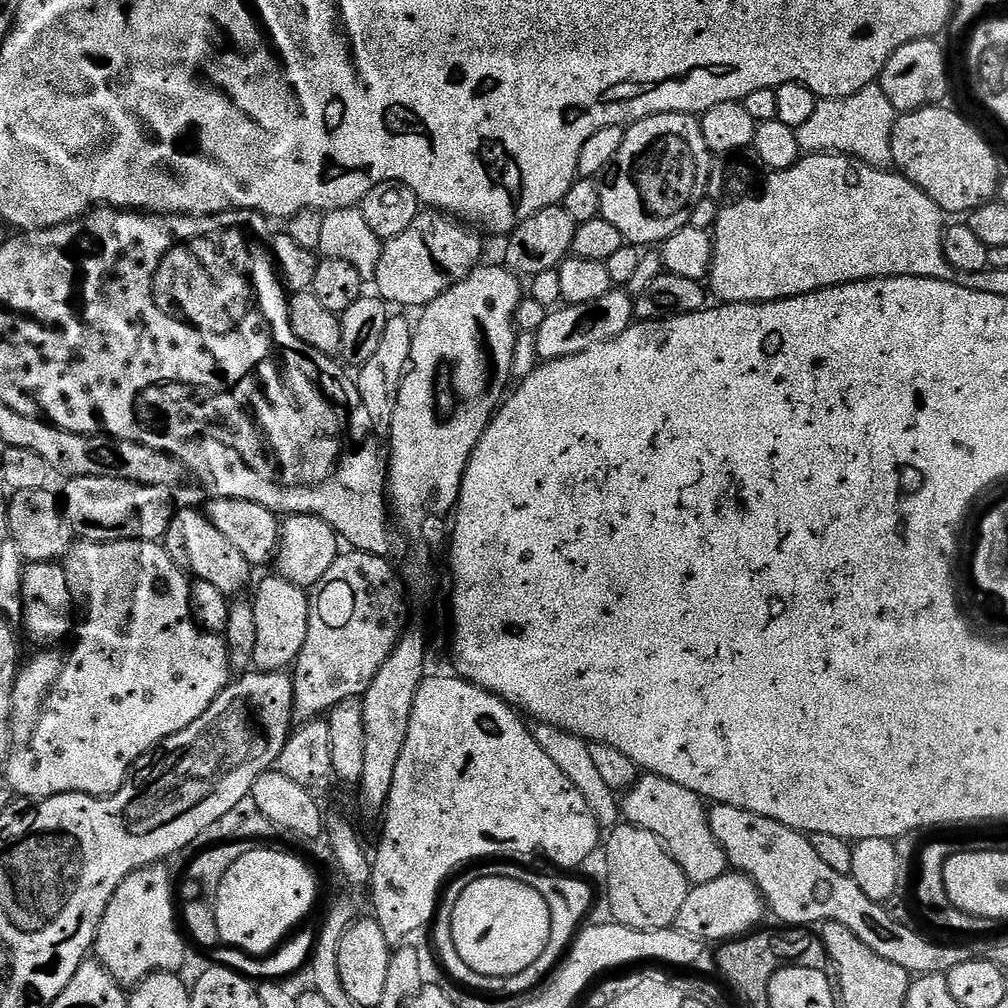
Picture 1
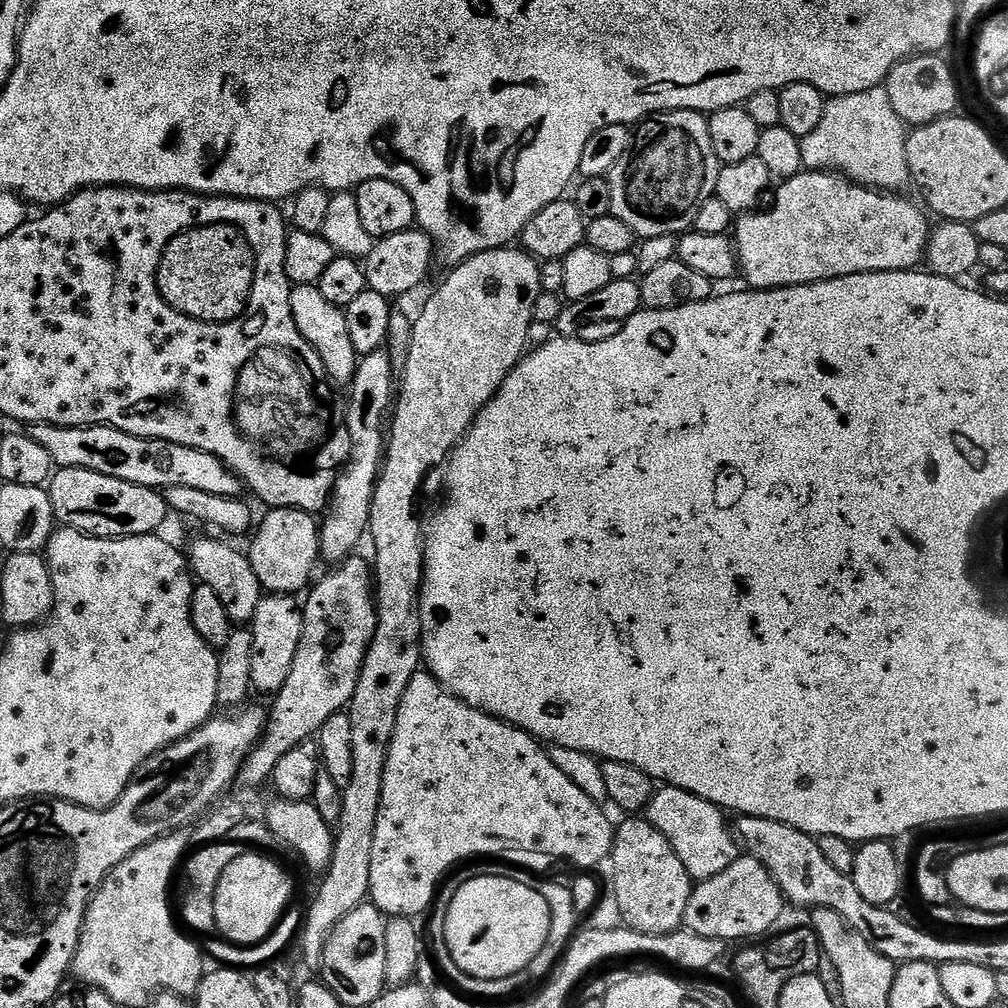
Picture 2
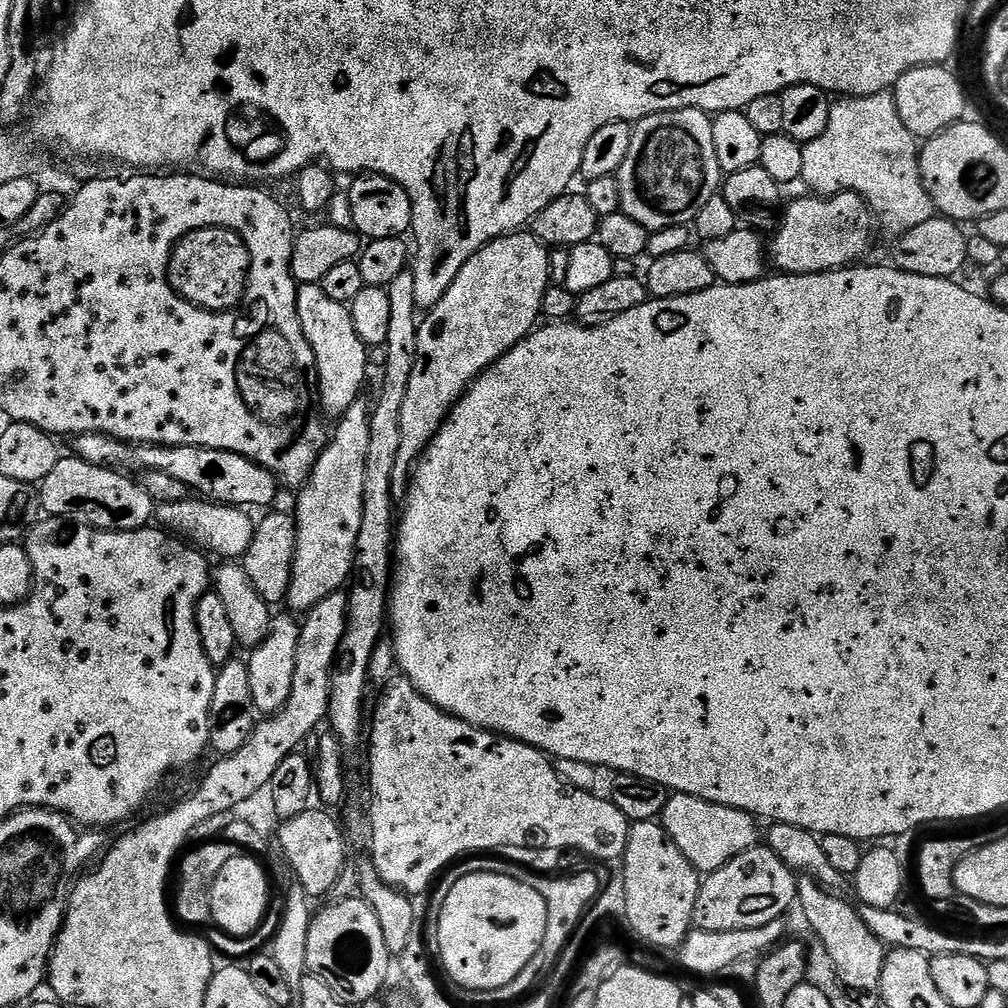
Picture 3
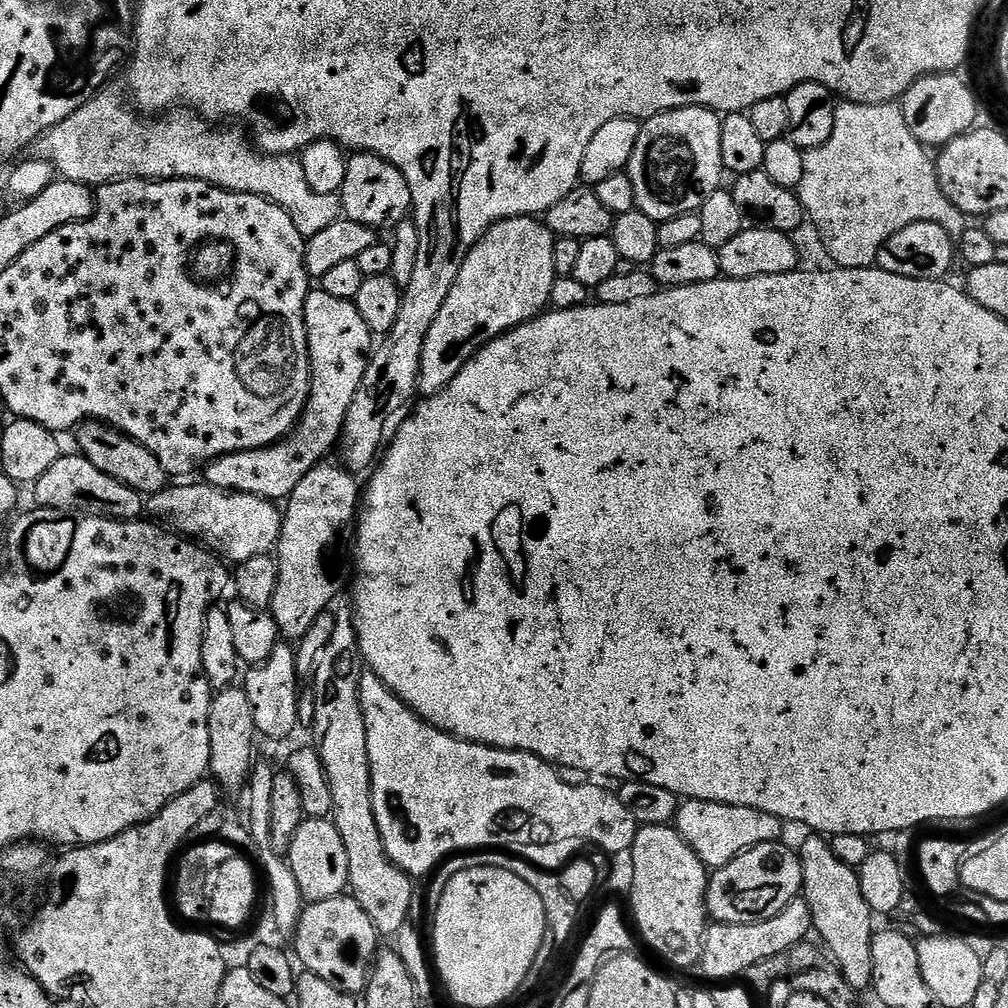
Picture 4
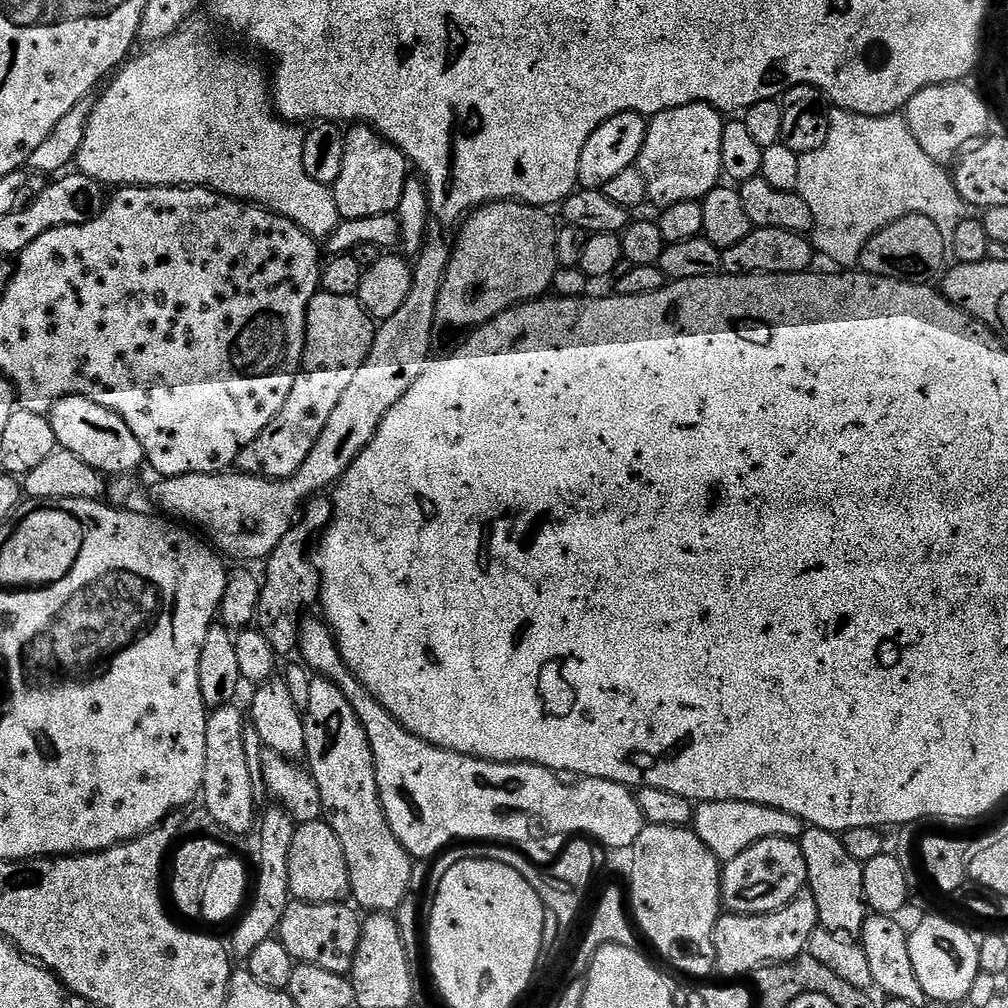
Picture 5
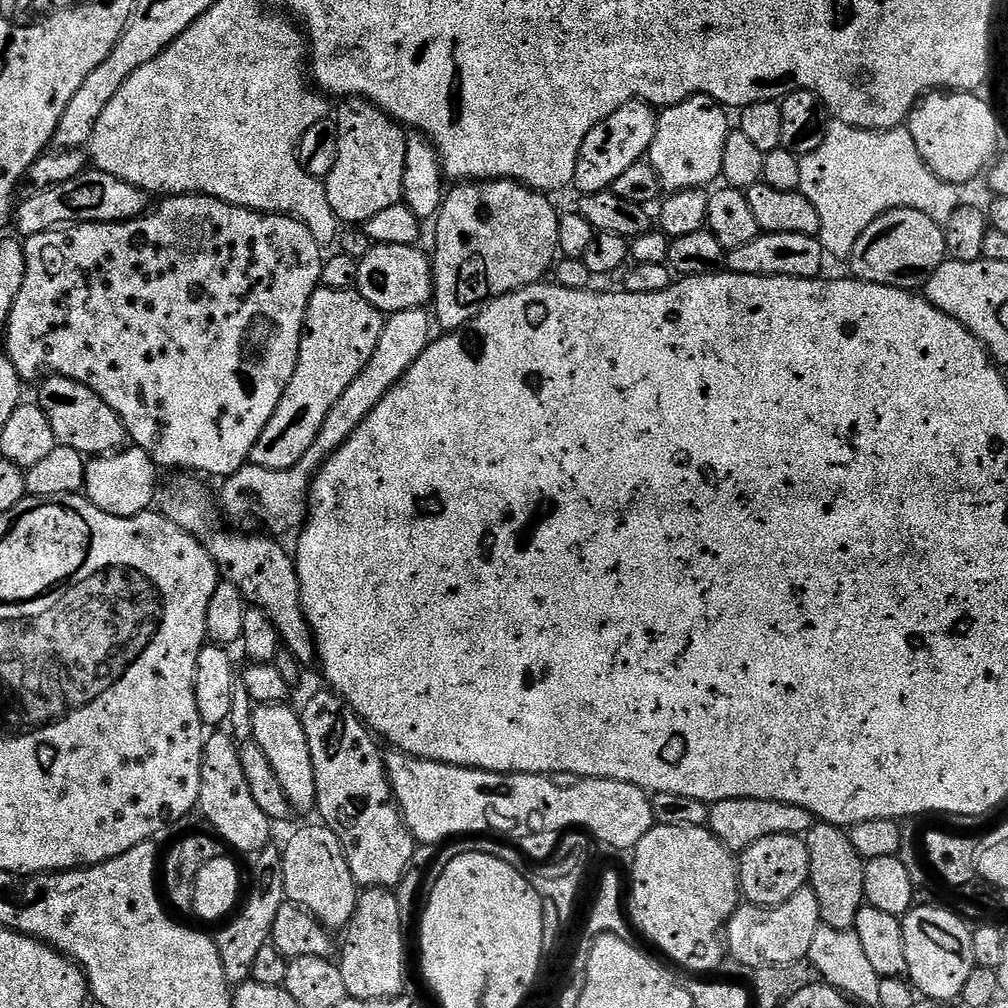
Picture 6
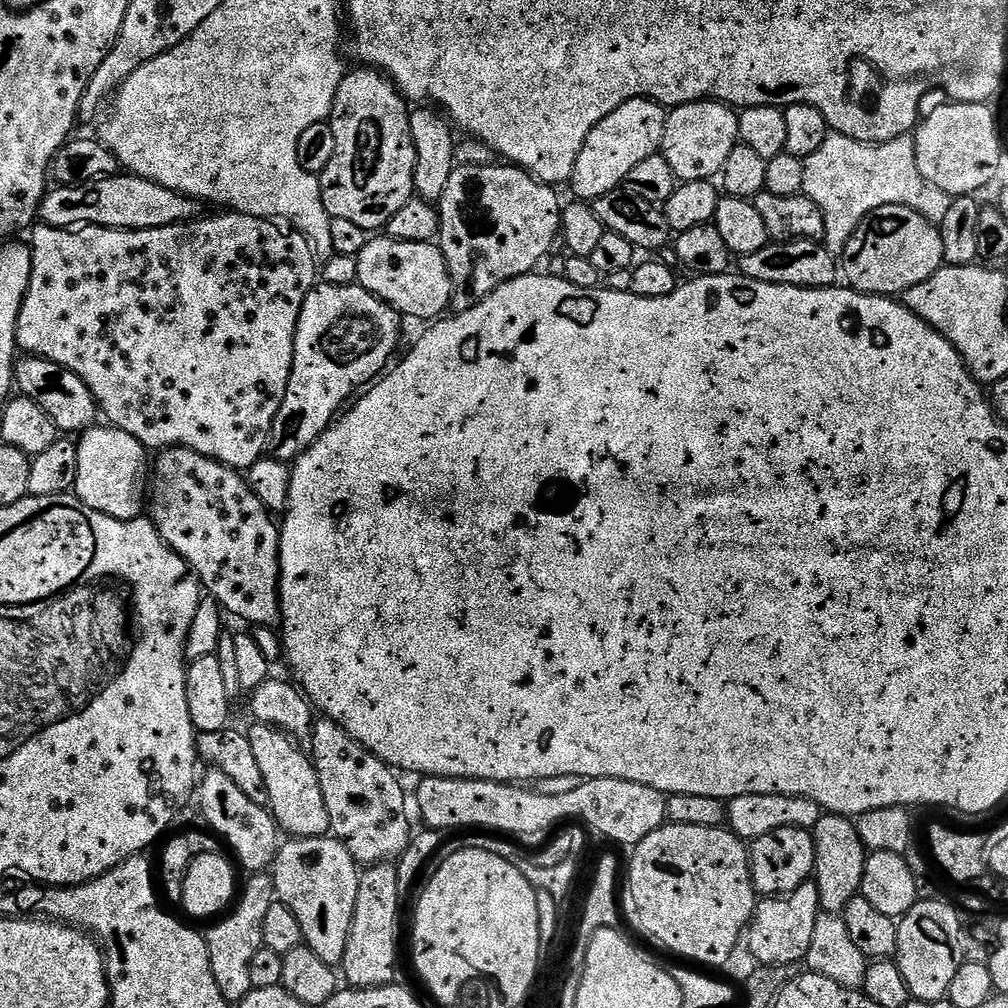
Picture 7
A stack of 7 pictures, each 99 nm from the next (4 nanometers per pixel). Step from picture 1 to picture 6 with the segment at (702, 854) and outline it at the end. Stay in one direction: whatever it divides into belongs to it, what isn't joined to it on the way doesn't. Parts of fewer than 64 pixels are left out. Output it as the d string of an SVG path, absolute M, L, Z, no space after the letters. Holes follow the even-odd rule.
M730 798L709 807L707 827L728 847L729 852L743 854L750 846L754 846L754 842L762 842L762 838L807 837L813 823L810 810L802 810L802 806L790 806L786 802L766 802L758 798Z

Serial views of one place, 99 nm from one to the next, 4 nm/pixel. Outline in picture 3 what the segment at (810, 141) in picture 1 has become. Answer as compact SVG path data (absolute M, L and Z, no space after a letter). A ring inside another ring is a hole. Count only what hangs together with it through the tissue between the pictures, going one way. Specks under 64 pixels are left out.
M879 92L873 96L854 96L851 98L840 98L835 101L830 110L830 126L826 126L826 134L822 134L822 138L814 138L814 142L803 145L804 153L802 154L802 162L804 163L803 183L808 183L813 193L822 196L834 196L838 192L856 192L865 204L868 206L869 212L877 221L884 223L886 231L892 235L892 238L899 238L905 232L914 230L914 226L922 226L922 222L930 222L936 215L937 210L934 202L930 198L930 194L926 194L926 186L922 182L922 174L920 173L920 154L918 151L918 140L910 134L910 130L906 130L906 122L902 122L902 118L898 118L898 106L896 105L895 95L888 92Z

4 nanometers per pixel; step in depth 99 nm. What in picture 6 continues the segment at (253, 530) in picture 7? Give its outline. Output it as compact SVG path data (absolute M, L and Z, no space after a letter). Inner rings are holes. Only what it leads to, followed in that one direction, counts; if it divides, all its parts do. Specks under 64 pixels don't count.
M192 474L177 476L180 477L162 492L164 516L170 518L170 522L182 526L182 530L186 530L203 544L212 561L216 563L223 583L238 586L240 596L245 602L251 607L260 608L268 615L280 635L281 645L288 649L301 665L308 666L311 660L313 663L316 641L312 639L312 631L309 630L304 617L300 583L289 549L287 552L280 545L283 543L279 539L268 534L243 536L240 532L227 532L220 521L221 509L213 493L212 496L208 493L207 486L203 484L205 481Z

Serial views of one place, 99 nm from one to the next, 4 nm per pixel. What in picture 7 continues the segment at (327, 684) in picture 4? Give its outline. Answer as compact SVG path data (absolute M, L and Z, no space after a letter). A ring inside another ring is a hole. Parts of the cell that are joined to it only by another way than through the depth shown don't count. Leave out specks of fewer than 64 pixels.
M317 719L312 726L310 743L312 765L316 767L326 802L331 835L346 846L357 865L395 861L404 853L410 839L408 804L404 801L401 777L333 720Z

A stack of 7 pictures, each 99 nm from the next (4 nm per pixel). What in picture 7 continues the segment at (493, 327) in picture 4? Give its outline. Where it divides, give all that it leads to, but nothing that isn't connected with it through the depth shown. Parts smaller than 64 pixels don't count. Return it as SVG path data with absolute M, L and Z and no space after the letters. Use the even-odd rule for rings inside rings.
M503 166L504 168L460 168L453 167L450 178L444 187L444 193L440 195L438 201L438 211L440 213L440 228L438 231L438 247L440 253L444 256L444 261L448 267L448 273L452 279L453 285L457 289L464 288L467 284L476 284L481 280L485 284L485 289L491 290L497 288L506 280L512 280L516 276L522 276L533 271L532 268L540 259L543 261L545 257L553 251L552 243L557 243L558 233L560 231L560 209L561 201L556 201L556 196L551 187L546 184L541 184L539 180L530 172L524 171L523 168L515 166Z

